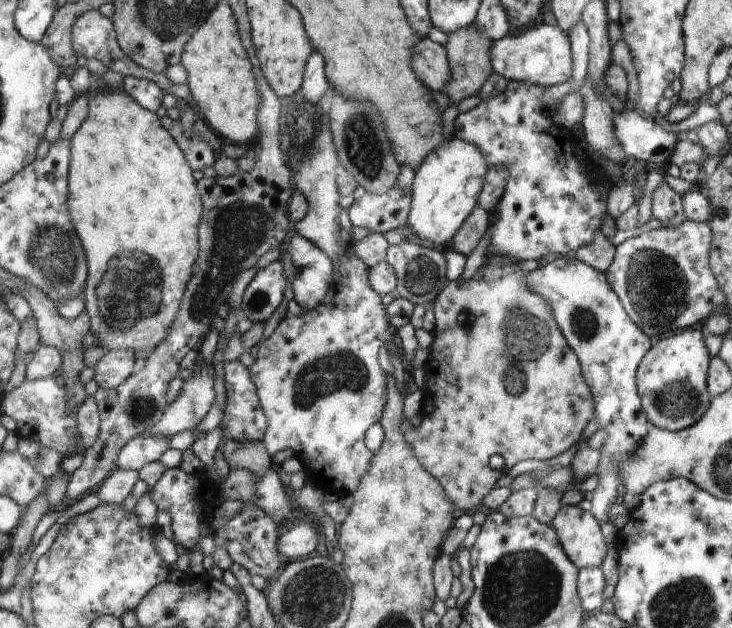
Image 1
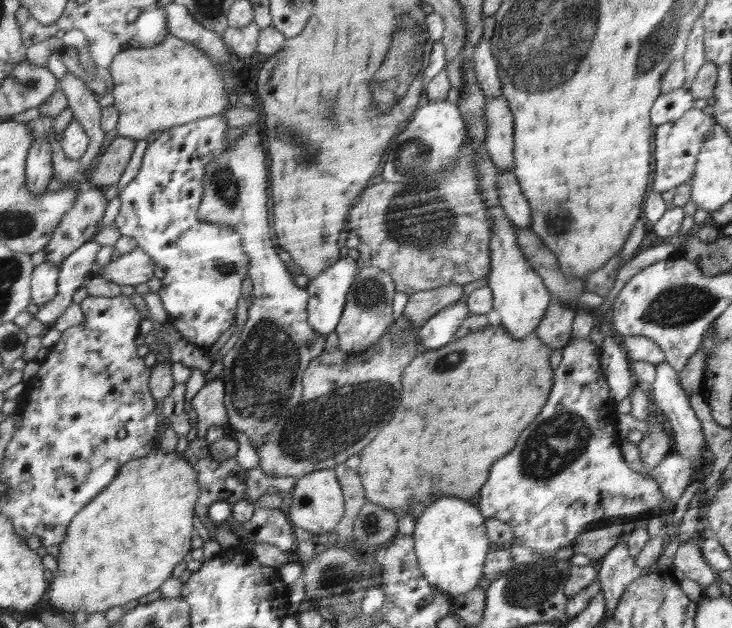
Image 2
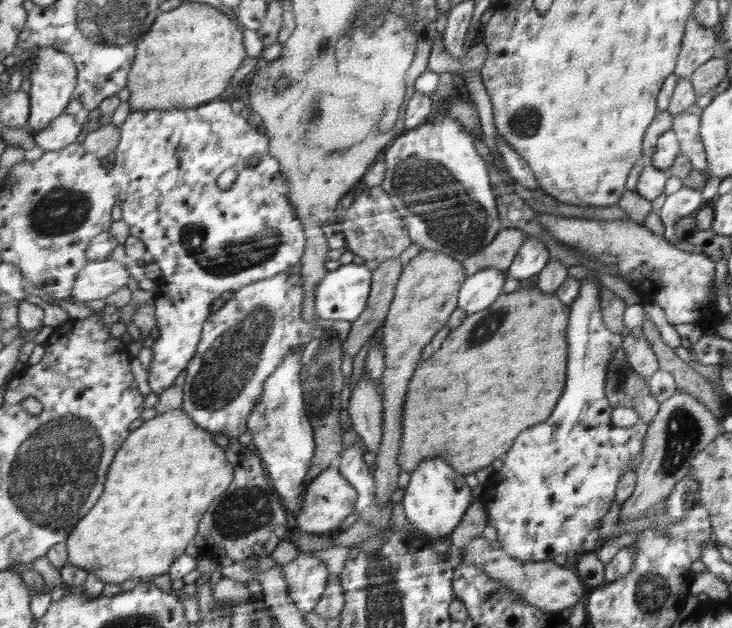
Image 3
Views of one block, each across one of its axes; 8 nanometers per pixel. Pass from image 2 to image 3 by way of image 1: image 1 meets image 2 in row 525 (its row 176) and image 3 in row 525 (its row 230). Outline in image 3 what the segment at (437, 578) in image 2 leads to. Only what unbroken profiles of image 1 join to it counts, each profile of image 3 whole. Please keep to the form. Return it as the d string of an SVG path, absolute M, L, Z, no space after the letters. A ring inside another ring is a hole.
M428 458L422 466L409 472L408 486L401 500L406 518L418 530L425 532L430 540L447 540L458 528L472 502L472 492L464 482L464 476L454 472L442 458Z

